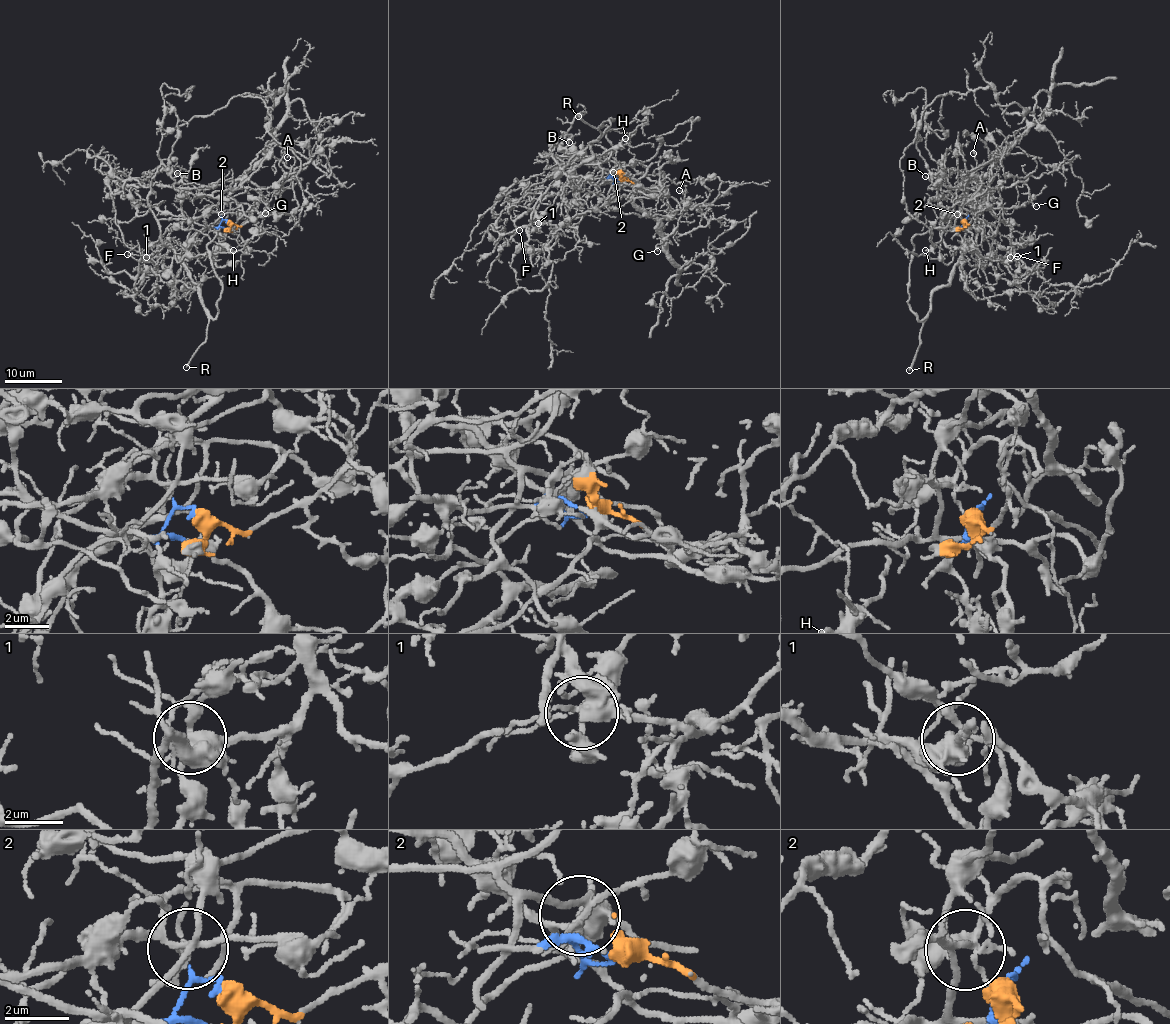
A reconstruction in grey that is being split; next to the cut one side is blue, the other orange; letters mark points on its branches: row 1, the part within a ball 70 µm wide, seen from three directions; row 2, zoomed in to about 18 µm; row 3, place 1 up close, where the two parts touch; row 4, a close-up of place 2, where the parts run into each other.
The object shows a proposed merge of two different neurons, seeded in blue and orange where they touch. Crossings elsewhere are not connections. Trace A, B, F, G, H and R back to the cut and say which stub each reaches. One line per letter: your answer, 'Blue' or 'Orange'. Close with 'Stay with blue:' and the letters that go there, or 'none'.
A: Orange
B: Blue
F: Orange
G: Blue
H: Blue
R: Blue
Stay with blue: B, G, H, R

